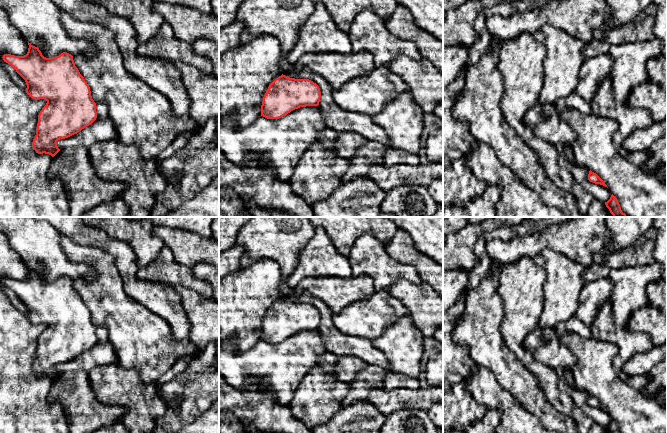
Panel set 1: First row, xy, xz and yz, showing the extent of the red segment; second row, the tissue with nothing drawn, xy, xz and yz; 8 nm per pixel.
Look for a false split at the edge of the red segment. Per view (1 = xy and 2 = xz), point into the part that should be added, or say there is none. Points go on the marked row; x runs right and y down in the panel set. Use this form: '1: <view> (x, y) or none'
1: none
2: none

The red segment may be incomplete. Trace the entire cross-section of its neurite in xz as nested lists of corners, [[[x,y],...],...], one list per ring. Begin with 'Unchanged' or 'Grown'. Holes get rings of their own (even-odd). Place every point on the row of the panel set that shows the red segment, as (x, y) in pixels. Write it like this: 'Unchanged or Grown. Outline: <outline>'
Unchanged. Outline: [[[282,74],[269,85],[263,97],[261,116],[279,119],[300,107],[318,106],[320,98],[320,88],[313,81]]]

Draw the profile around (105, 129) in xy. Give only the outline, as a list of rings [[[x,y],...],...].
[[[105,103],[96,104],[97,118],[77,134],[57,141],[59,149],[76,146],[90,147],[95,142],[118,138],[118,133]]]

